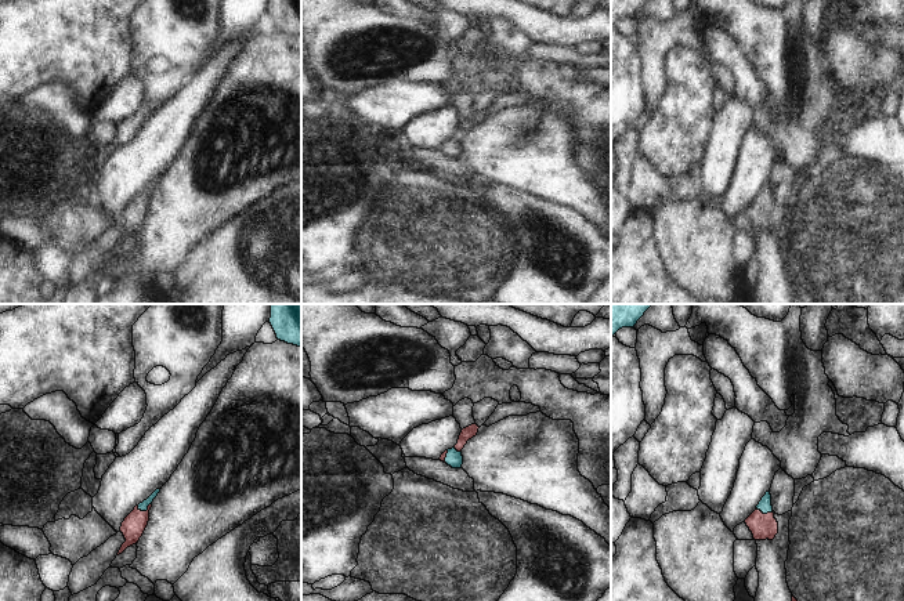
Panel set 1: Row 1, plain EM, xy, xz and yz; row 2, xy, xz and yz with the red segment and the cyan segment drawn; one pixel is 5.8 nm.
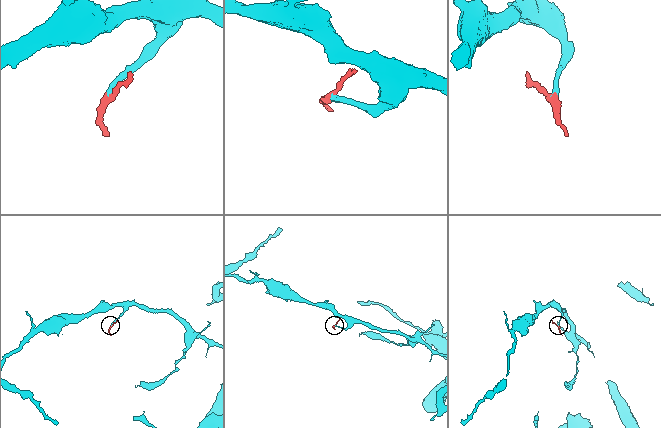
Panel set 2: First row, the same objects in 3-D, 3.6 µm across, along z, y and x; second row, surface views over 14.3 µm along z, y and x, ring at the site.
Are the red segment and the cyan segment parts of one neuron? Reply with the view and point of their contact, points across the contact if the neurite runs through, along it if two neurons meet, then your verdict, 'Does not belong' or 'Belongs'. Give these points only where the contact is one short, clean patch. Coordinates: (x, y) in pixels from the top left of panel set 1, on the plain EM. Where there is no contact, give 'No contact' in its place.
Touches red at xy (144, 202). Path across: xy (133, 217), (144, 202), (143, 196). Belongs.

